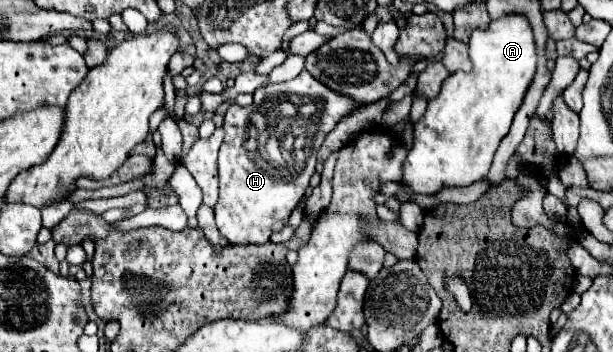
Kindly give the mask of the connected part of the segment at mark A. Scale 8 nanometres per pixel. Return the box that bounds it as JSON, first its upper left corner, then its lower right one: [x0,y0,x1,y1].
[395,16,537,202]

